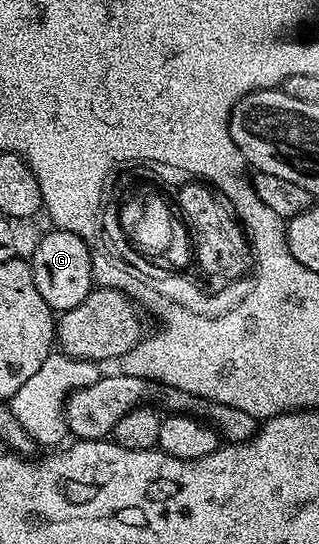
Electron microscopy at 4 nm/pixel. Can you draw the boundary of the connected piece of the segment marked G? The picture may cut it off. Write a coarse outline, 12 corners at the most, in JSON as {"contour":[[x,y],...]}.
{"contour":[[50,229],[28,262],[55,313],[95,286],[92,247]]}

